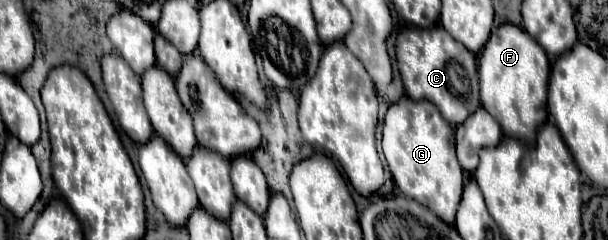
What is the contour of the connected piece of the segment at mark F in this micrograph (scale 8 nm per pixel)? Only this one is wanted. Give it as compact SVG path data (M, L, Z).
M502 23L492 29L478 59L480 99L508 137L516 137L528 145L534 143L536 129L548 119L548 75L550 61L544 55L544 49L534 39L528 39L528 33L522 27Z

